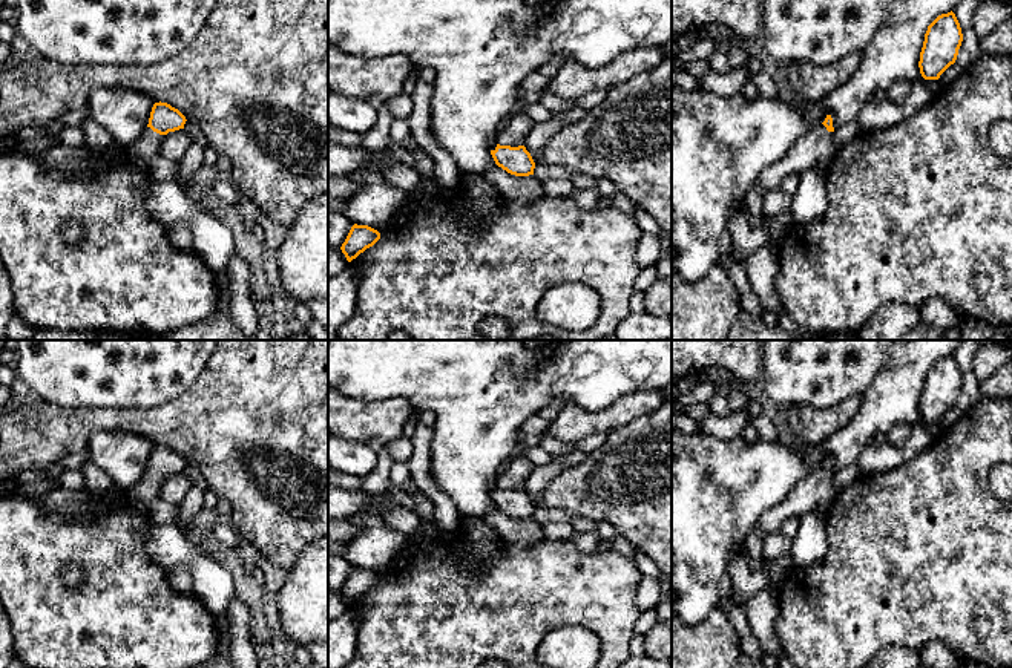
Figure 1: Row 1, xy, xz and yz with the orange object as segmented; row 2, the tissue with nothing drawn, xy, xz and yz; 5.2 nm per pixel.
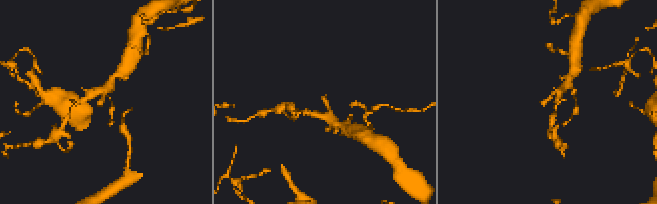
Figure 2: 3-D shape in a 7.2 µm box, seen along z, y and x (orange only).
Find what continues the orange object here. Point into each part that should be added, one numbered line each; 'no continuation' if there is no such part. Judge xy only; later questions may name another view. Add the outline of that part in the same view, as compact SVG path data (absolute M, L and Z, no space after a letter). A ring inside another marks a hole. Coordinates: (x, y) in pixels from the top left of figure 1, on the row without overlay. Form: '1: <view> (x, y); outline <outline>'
1: xy (141, 494); outline M146 470L141 480L129 487L126 492L135 506L147 509L152 501L158 498L163 483L164 478L159 478L150 470Z

